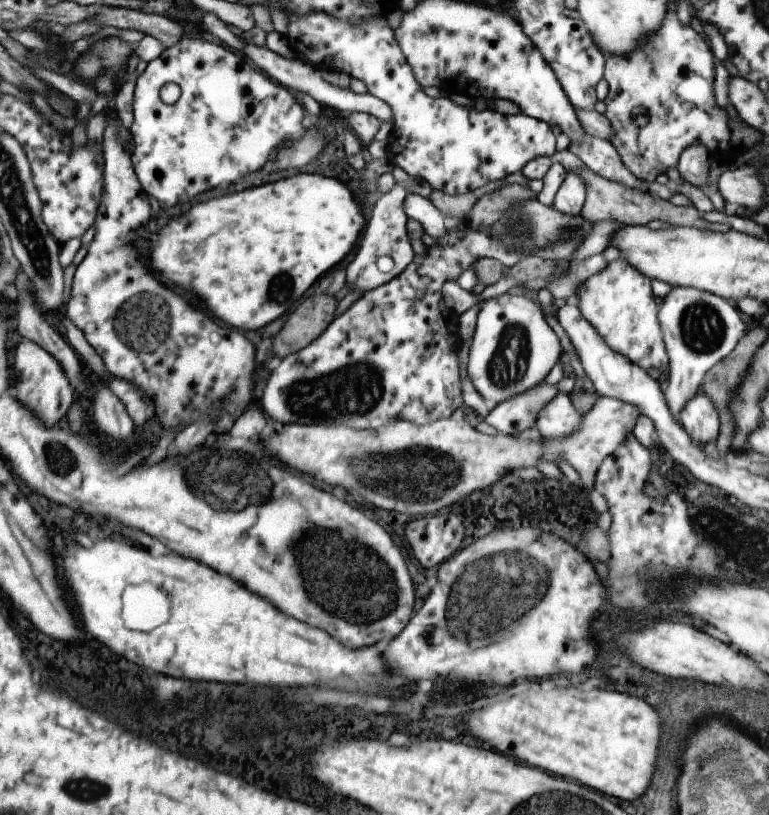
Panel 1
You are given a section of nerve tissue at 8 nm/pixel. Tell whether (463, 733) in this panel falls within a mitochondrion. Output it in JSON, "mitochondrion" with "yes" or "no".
{"mitochondrion":"no"}

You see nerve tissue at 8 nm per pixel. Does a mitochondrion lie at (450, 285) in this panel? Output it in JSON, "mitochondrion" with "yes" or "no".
{"mitochondrion":"no"}

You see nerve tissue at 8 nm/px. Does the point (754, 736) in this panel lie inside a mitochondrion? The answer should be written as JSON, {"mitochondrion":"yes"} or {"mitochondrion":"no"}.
{"mitochondrion":"no"}

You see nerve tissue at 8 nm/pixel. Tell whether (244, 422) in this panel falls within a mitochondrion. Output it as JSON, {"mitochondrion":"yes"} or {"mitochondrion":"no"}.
{"mitochondrion":"no"}

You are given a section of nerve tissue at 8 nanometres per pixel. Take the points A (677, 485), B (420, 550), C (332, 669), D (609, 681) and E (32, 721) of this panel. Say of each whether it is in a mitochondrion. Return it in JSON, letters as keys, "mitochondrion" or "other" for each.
{"A":"other","B":"other","C":"other","D":"other","E":"other"}

